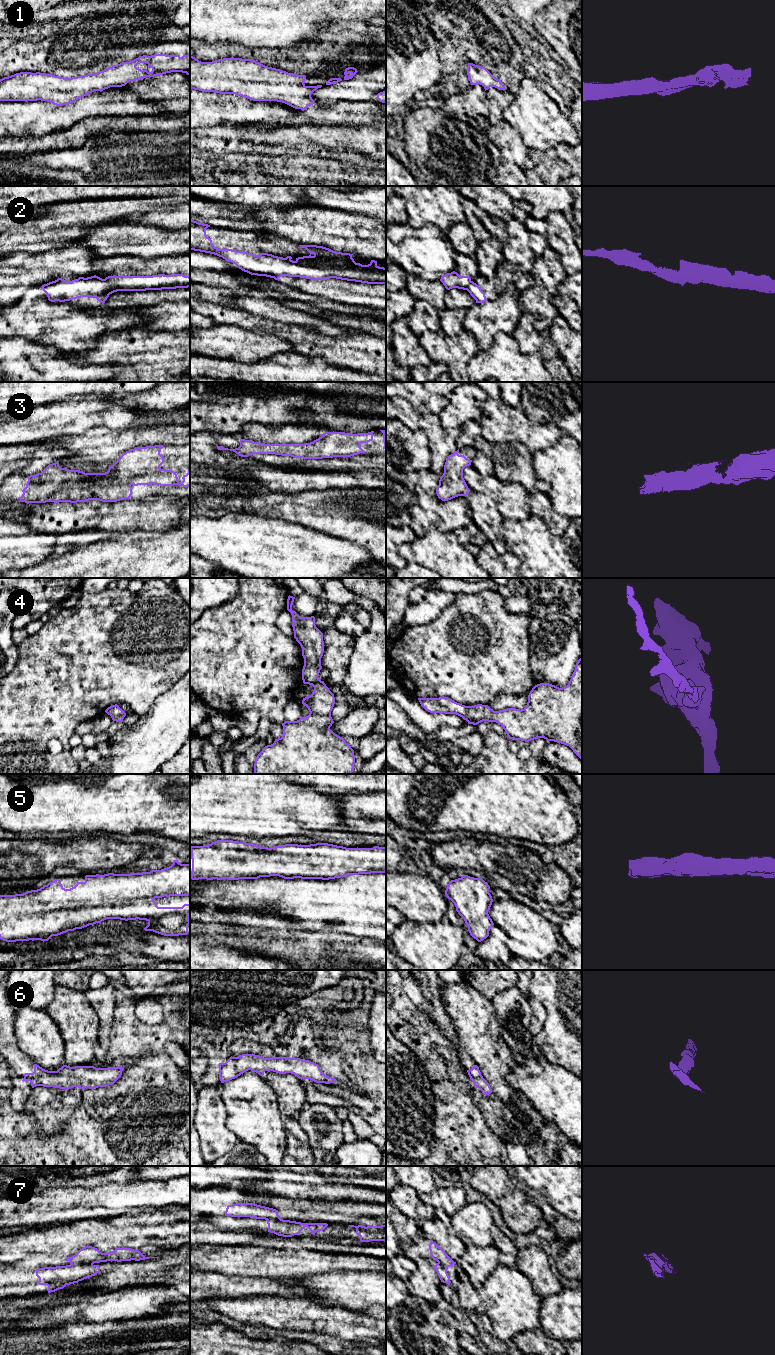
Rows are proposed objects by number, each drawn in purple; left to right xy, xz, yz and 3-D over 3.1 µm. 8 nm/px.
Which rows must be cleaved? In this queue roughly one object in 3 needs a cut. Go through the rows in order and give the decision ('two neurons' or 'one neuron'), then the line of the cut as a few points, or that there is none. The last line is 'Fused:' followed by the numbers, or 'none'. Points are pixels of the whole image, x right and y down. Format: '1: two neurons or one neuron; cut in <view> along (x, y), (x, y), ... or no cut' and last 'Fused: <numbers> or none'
1: one neuron; no cut
2: two neurons; cut in xz along (296, 260), (302, 264), (324, 269), (330, 277)
3: one neuron; no cut
4: one neuron; no cut
5: one neuron; no cut
6: one neuron; no cut
7: one neuron; no cut
Fused: 2

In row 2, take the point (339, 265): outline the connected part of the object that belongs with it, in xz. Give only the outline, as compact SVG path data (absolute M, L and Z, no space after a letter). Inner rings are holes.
M317 245L299 246L305 248L310 255L298 257L296 261L327 271L330 278L386 285L386 268L379 267L375 260L371 260L368 265L362 265L356 263L350 253L336 252Z

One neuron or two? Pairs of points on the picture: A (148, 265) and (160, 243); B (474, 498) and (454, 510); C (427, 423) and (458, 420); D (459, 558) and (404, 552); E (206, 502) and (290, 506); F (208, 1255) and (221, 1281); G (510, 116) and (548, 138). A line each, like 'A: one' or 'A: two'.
A: two
B: two
C: two
D: one
E: one
F: two
G: one

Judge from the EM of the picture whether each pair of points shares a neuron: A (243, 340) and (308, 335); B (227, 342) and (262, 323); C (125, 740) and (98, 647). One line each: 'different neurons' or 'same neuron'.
A: different neurons
B: different neurons
C: different neurons

